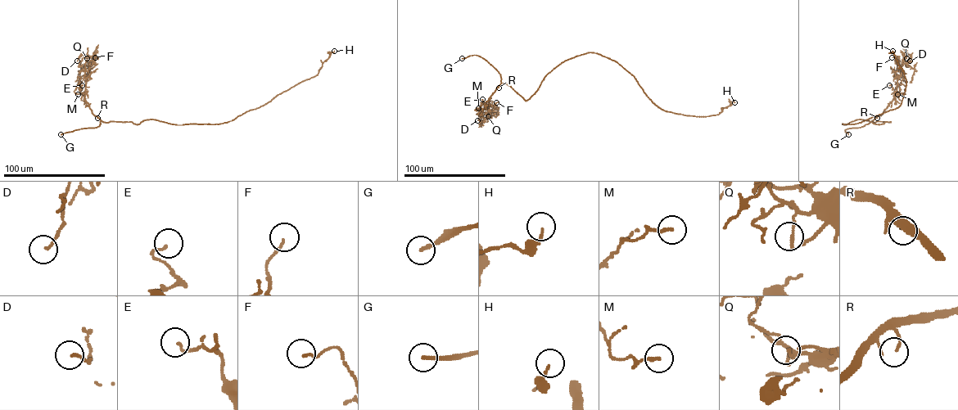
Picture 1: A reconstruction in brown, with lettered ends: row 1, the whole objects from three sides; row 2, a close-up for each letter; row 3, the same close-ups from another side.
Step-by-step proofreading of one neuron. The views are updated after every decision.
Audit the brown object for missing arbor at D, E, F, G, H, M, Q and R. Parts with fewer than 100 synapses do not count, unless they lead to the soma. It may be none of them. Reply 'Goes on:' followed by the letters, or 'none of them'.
Goes on: G

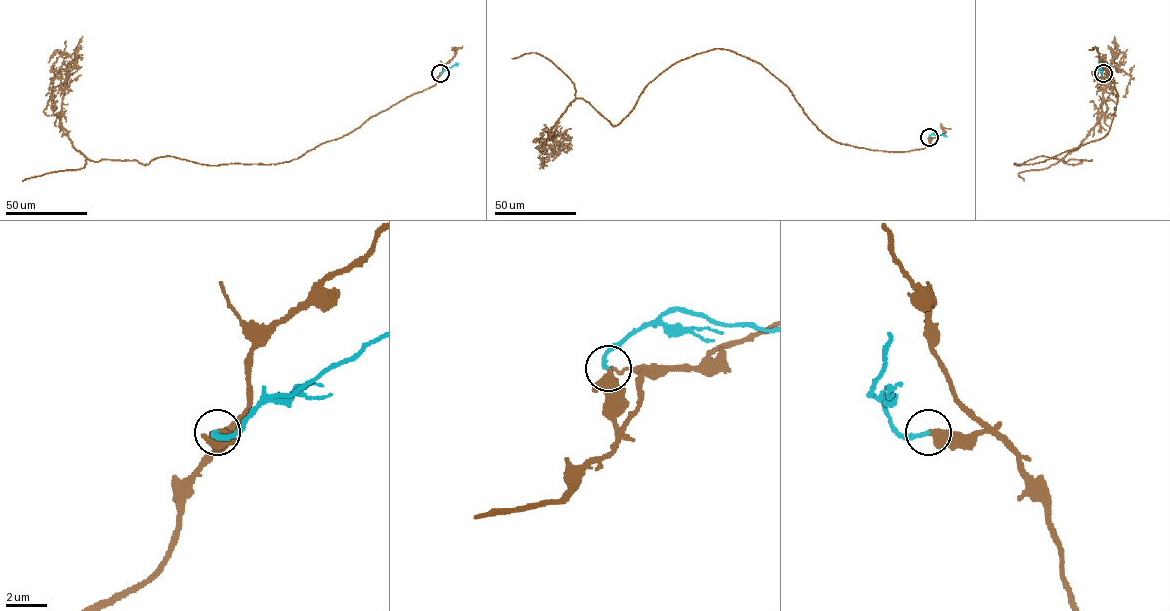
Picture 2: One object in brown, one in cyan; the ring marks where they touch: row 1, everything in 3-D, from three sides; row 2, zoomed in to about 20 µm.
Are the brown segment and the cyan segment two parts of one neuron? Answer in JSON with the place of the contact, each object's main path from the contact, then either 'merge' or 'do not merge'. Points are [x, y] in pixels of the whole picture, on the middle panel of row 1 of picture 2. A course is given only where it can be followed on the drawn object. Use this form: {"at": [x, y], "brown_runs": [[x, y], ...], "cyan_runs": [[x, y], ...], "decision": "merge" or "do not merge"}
{"at": [929, 137], "brown_runs": [[929, 138], [841, 144], [714, 49], [615, 126], [575, 98], [539, 157]], "cyan_runs": [[929, 138], [933, 133], [946, 136]], "decision": "merge"}

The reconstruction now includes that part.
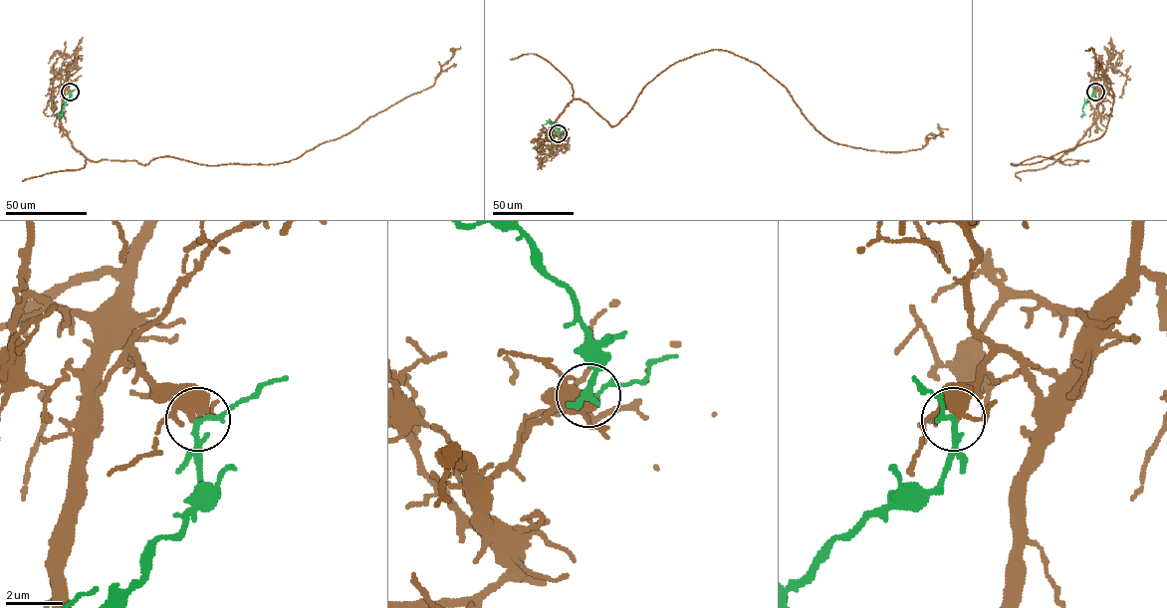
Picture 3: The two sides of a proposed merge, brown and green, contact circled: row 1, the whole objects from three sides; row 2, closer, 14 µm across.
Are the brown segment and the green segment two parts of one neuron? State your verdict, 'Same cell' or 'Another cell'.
Same cell

